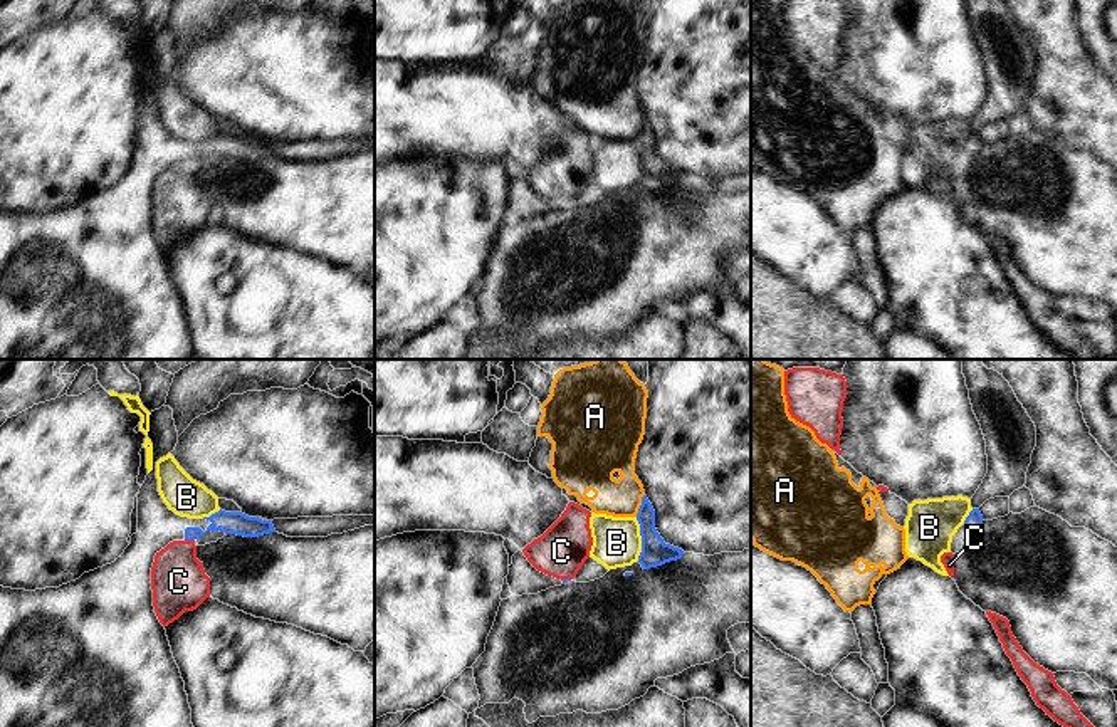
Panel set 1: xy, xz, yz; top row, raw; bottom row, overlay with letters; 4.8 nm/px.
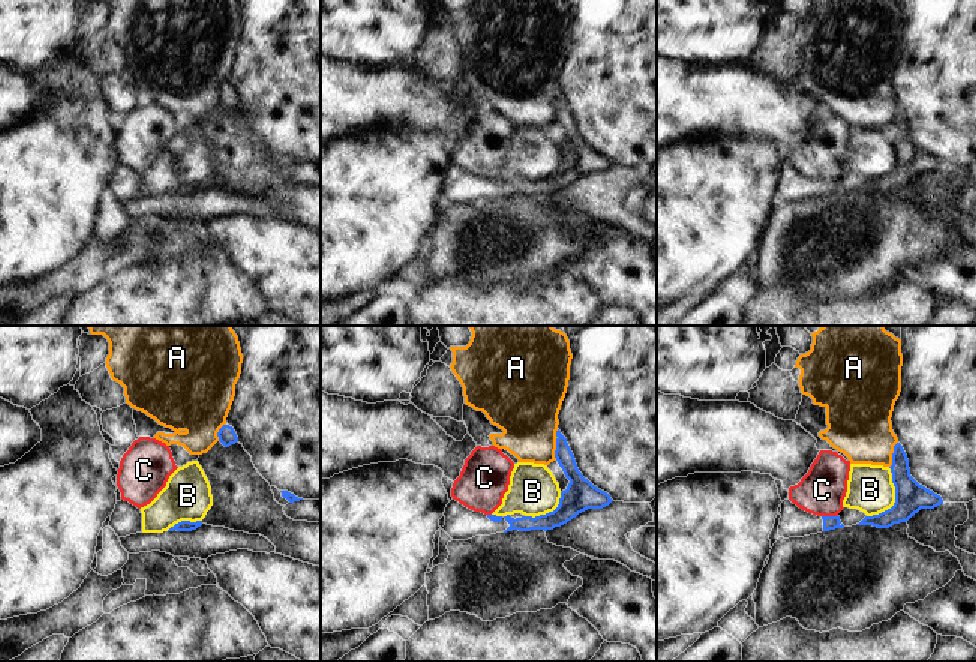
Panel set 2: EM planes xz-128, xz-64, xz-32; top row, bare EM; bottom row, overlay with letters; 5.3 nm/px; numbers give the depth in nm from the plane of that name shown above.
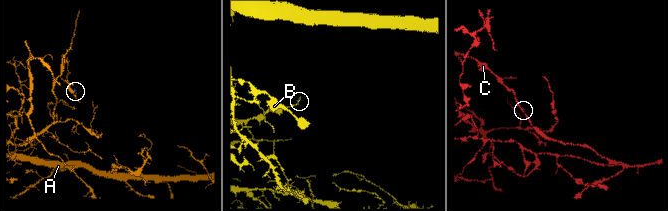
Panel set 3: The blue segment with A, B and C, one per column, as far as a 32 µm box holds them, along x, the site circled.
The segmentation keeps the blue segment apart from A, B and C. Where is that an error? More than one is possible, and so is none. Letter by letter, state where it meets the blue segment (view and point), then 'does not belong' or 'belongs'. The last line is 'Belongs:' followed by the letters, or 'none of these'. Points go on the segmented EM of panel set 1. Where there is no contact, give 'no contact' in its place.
A: meets blue in xz at (640, 506); does not belong
B: meets blue in xz at (642, 539); does not belong
C: meets blue in xy at (190, 539); does not belong
Belongs: none of these

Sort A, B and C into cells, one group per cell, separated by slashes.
A / B / C

